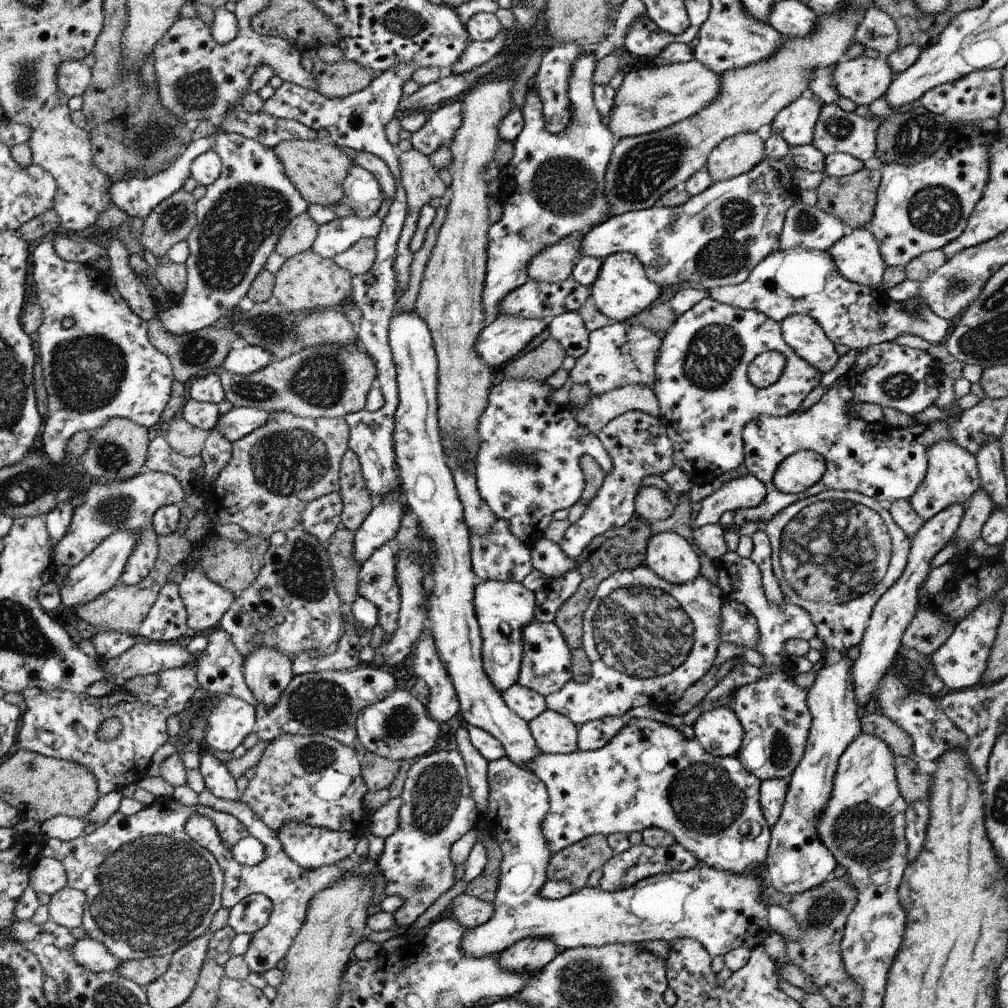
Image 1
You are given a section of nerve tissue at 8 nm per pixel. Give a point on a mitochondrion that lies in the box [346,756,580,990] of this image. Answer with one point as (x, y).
(436, 789)

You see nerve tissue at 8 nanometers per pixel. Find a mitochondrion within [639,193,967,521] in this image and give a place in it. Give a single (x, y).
(711, 359)

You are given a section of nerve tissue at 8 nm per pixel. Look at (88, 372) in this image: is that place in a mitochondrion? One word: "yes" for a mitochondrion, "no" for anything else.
yes

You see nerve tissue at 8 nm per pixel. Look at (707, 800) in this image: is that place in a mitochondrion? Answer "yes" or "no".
yes

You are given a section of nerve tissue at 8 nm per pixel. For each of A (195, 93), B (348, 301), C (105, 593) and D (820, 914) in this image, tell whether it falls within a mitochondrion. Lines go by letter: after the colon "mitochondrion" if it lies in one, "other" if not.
A: mitochondrion
B: other
C: other
D: mitochondrion

